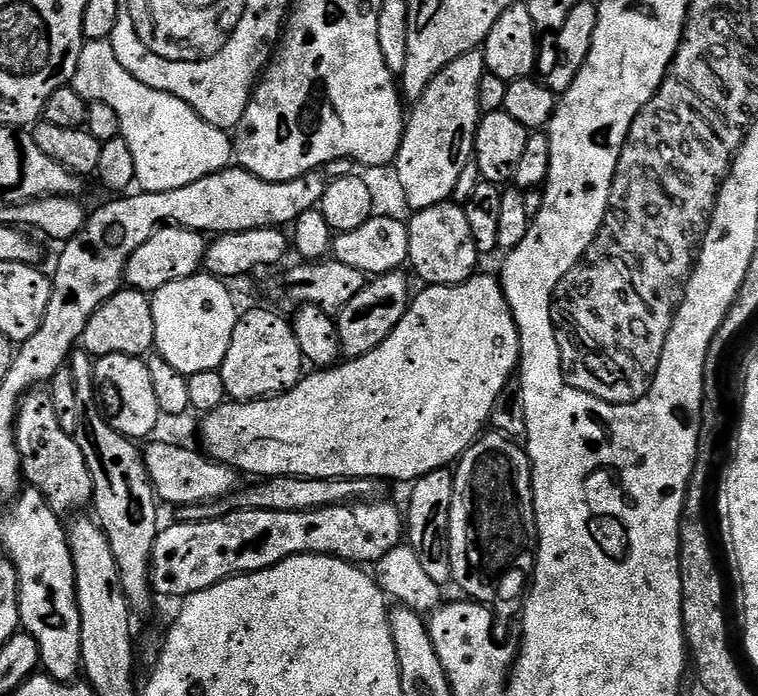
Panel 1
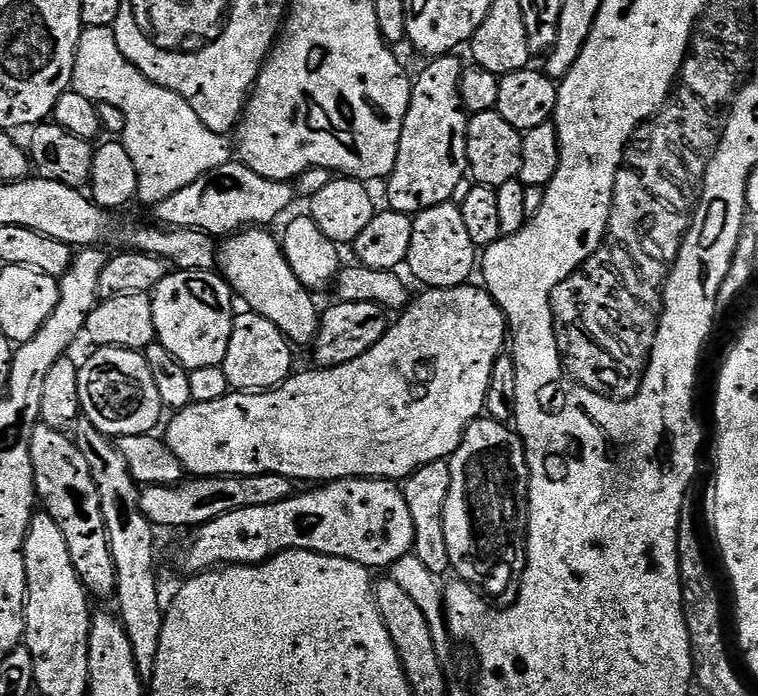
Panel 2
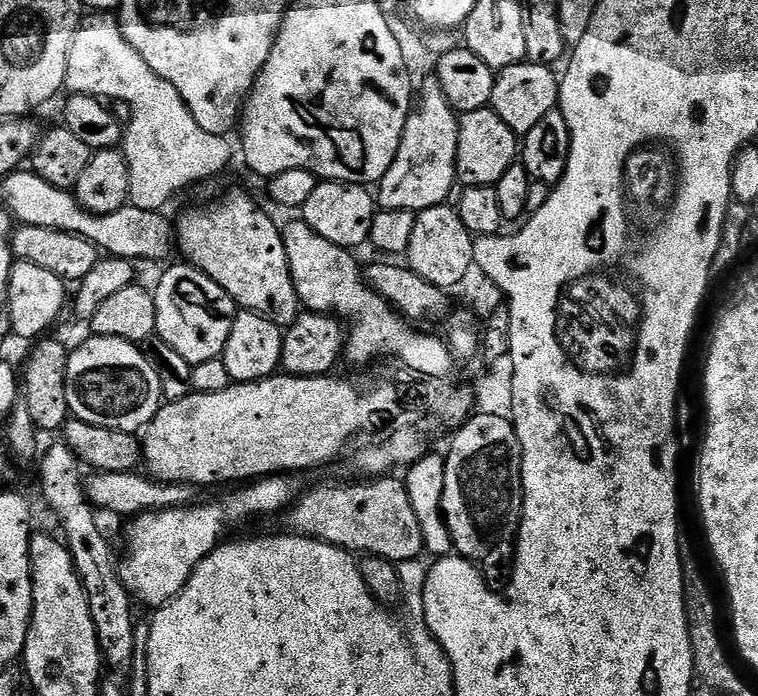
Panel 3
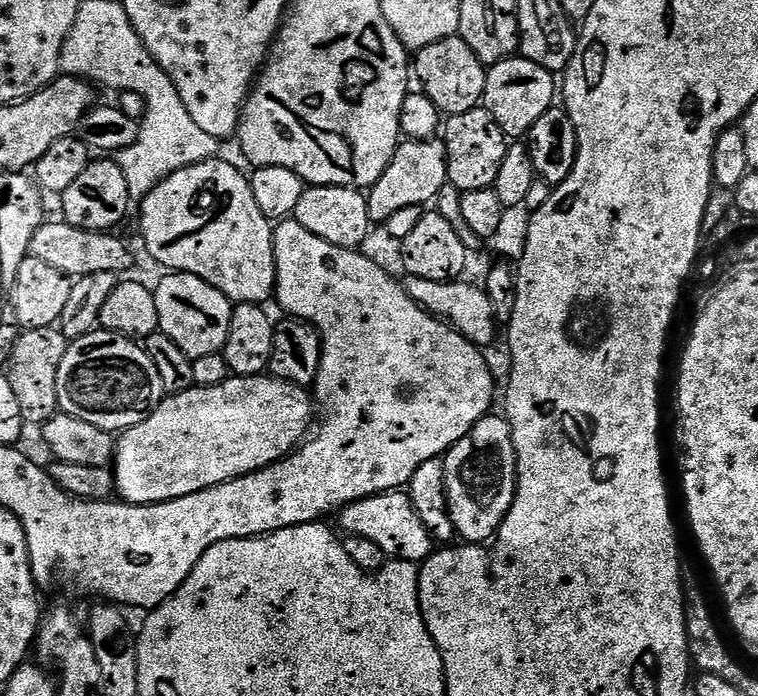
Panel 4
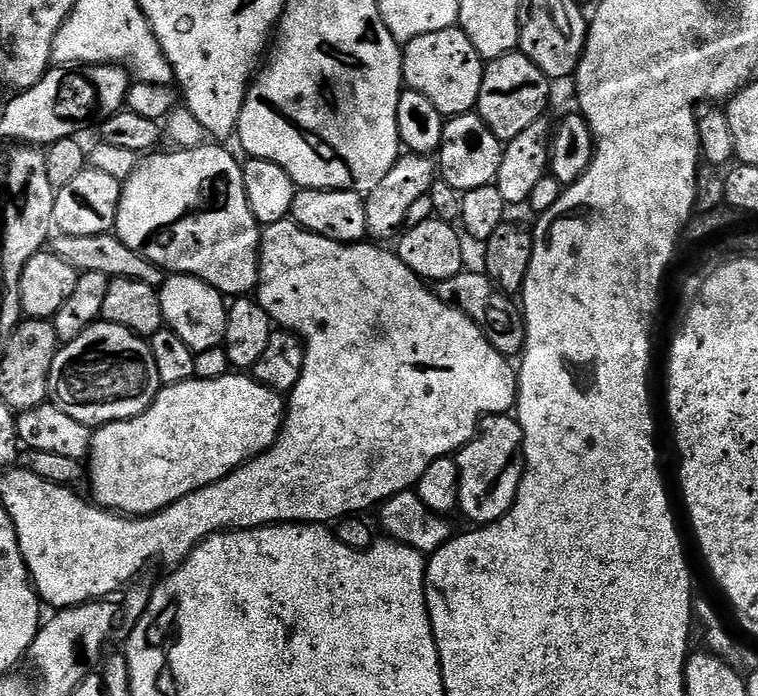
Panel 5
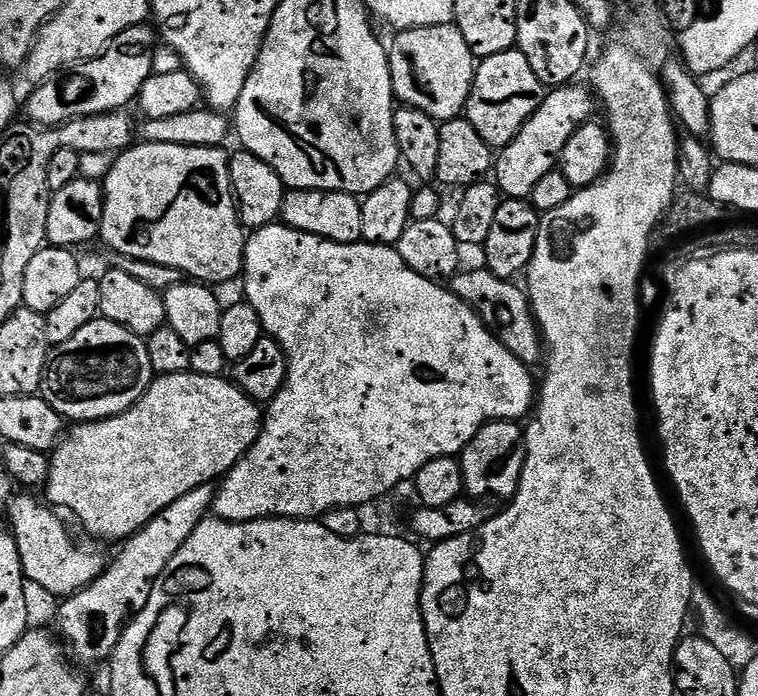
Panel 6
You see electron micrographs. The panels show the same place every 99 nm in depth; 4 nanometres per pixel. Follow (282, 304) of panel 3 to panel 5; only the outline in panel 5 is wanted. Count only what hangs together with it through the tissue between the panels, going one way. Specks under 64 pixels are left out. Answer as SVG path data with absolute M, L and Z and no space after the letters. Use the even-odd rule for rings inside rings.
M205 142L197 146L197 148L168 150L172 152L160 151L156 150L151 154L145 155L137 163L133 172L128 175L127 180L123 181L120 189L120 201L118 202L116 227L114 229L116 237L122 242L126 242L126 246L130 246L130 250L134 250L134 254L146 258L152 264L159 266L159 268L163 268L165 273L197 276L202 282L206 282L211 286L211 288L217 288L220 291L220 295L225 298L244 298L249 294L255 293L256 286L260 282L260 234L262 225L256 220L254 214L251 212L250 202L247 201L241 161L236 161L224 149L224 146L216 142Z

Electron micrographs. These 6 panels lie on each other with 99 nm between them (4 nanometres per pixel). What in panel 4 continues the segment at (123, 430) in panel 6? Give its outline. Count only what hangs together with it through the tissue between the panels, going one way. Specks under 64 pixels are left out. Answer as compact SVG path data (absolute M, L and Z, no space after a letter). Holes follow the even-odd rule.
M261 374L259 376L229 375L228 380L218 386L194 387L185 392L174 392L165 395L164 401L148 415L146 422L142 422L133 428L125 428L123 432L119 433L116 442L116 455L114 457L116 492L121 501L129 504L165 504L174 498L186 498L186 494L198 494L198 490L206 490L210 486L218 486L222 482L237 480L239 476L257 472L274 462L283 460L286 456L291 456L304 443L313 424L314 400L310 395L309 389L299 384L291 384L285 380L279 380L277 376L271 374Z

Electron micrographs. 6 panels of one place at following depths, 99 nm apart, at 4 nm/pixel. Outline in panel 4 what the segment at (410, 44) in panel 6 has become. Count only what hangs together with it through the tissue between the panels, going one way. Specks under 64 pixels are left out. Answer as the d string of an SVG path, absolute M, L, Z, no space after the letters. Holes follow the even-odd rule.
M457 34L442 38L442 42L434 42L415 53L414 76L420 79L419 87L433 100L437 110L445 117L450 117L481 107L488 73L474 50L470 50L470 46L466 46L464 39Z

